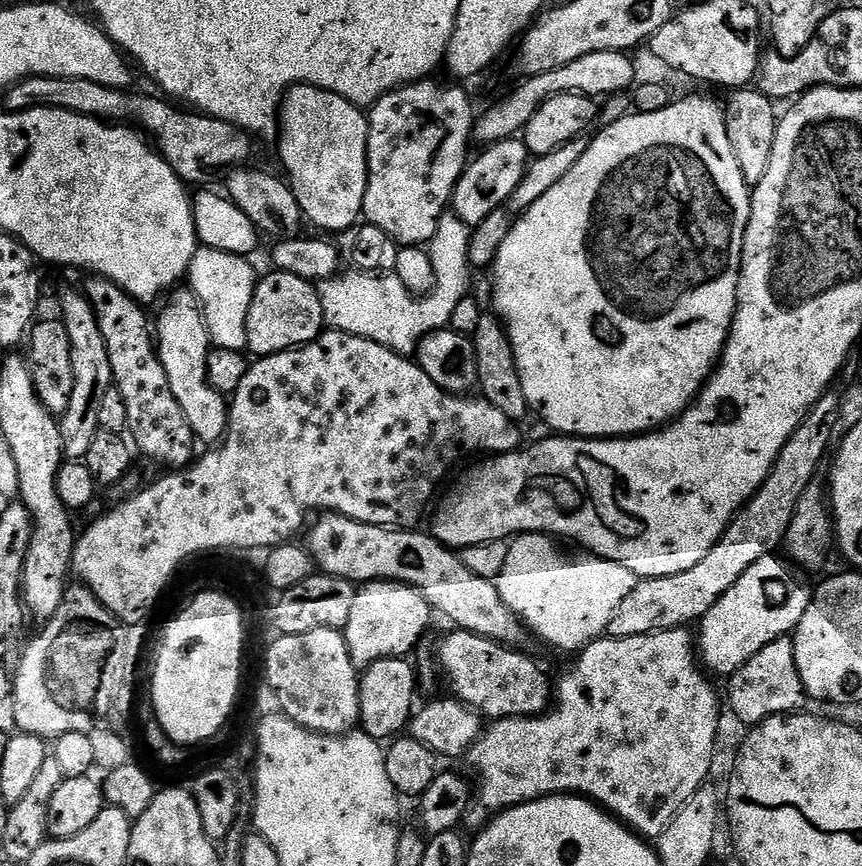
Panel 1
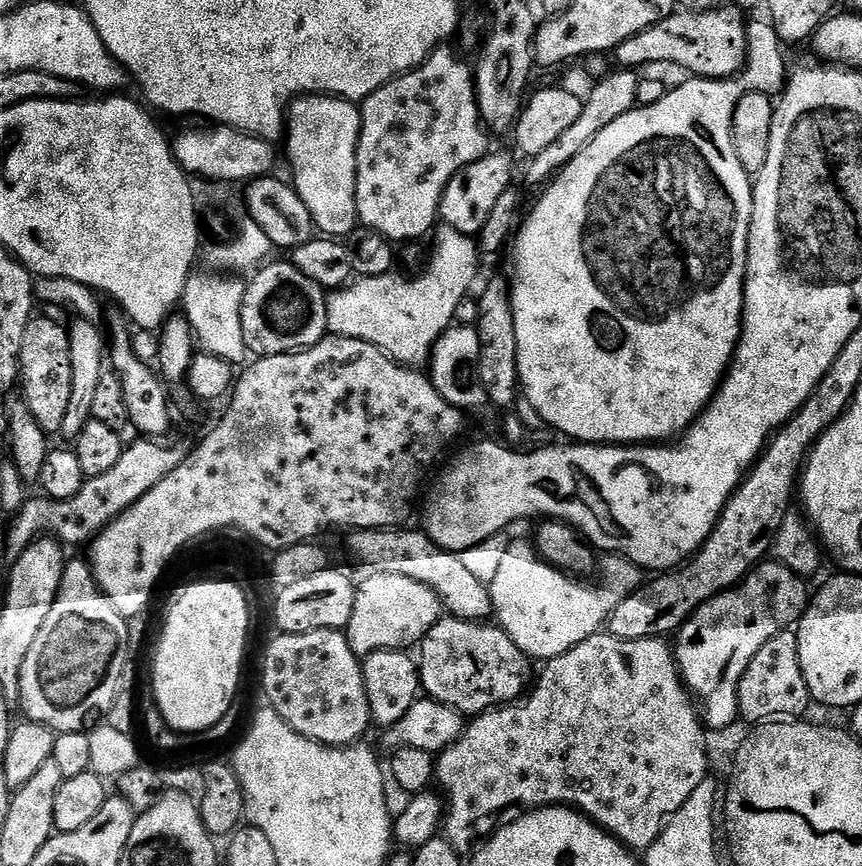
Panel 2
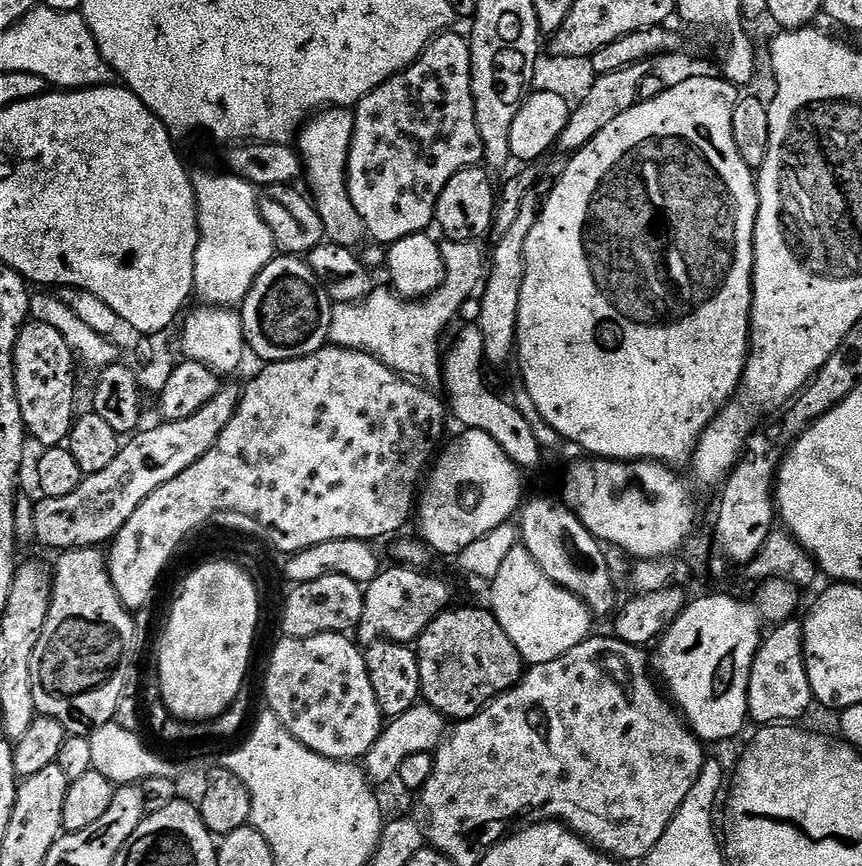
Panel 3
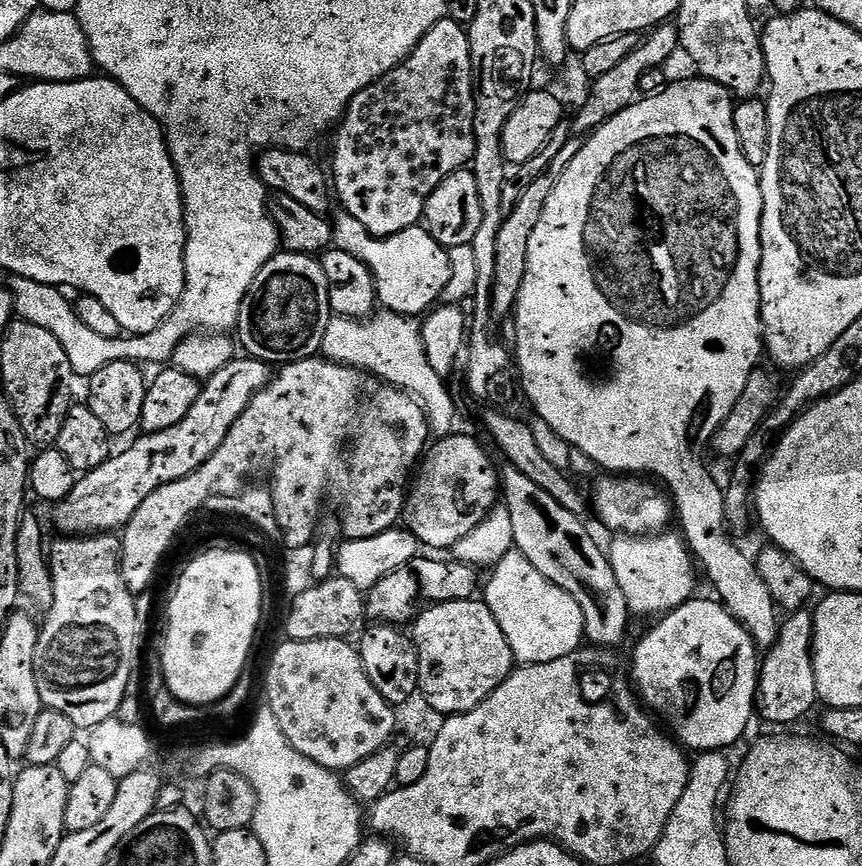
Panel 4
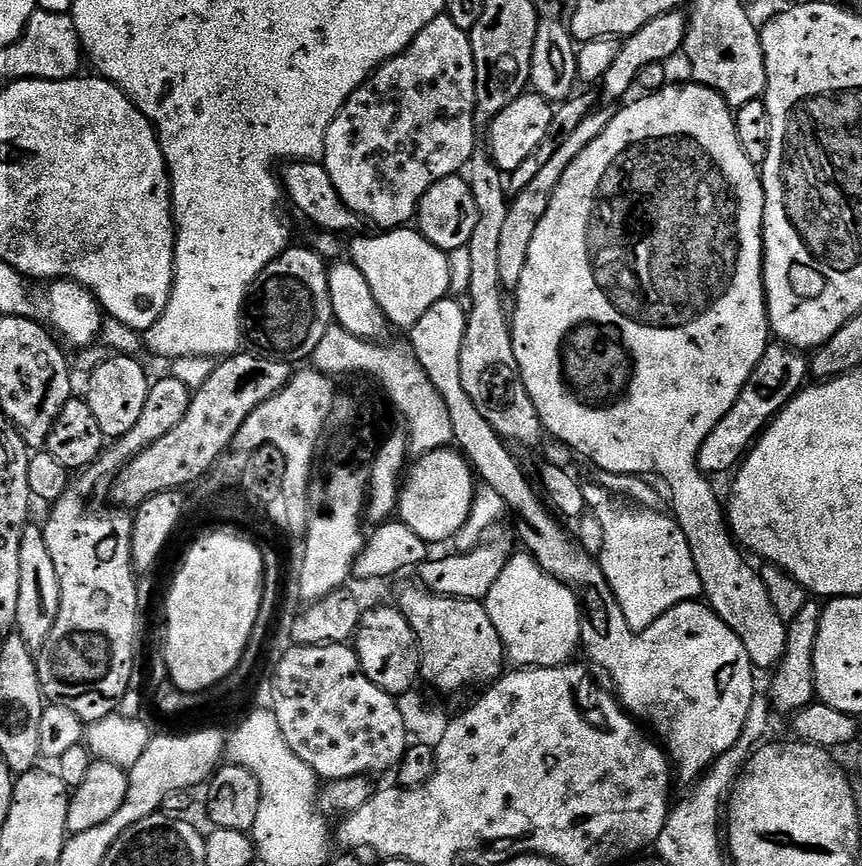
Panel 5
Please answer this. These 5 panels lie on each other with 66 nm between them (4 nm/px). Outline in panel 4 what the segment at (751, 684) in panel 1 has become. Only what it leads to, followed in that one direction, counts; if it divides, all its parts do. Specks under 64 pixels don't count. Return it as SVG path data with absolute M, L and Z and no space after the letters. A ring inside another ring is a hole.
M808 610L789 612L783 617L780 633L772 648L760 660L760 679L756 682L755 711L768 724L796 724L815 704L818 686L814 682L812 661L813 613Z

